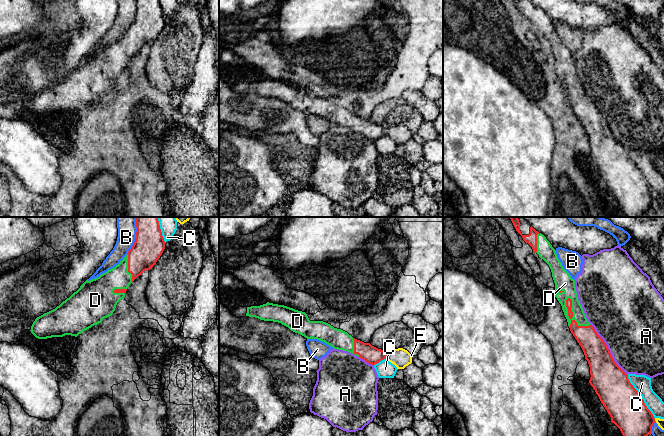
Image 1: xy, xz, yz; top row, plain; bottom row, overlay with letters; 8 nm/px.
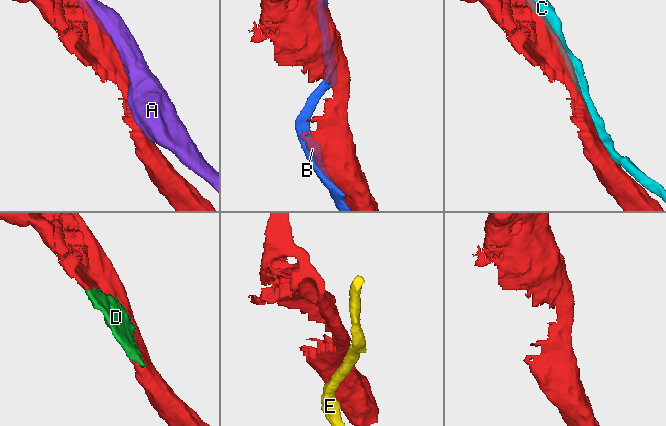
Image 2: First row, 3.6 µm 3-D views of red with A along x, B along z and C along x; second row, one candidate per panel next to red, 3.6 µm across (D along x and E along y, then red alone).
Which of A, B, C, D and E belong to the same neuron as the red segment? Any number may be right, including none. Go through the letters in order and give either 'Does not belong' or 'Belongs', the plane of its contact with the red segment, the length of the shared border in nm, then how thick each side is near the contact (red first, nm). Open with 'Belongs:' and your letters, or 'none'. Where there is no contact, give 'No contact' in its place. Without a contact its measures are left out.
Belongs: D
A: Does not belong. Touches red in yz. Shared border 500 nm. Thickness 280 nm (red) against 500 nm
B: Does not belong. Touches red in xy. Shared border 260 nm. Thickness 240 nm (red) against 140 nm
C: Does not belong. Touches red in yz. Shared border 420 nm. Thickness 300 nm (red) against 140 nm
D: Belongs. Touches red in yz. Shared border 300 nm. Thickness 50 nm (red) against 110 nm
E: Does not belong. Touches red in xz. Shared border 50 nm. Thickness 140 nm (red) against 150 nm

